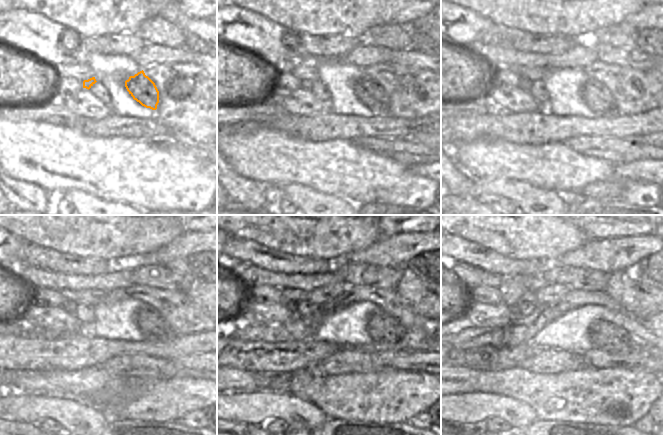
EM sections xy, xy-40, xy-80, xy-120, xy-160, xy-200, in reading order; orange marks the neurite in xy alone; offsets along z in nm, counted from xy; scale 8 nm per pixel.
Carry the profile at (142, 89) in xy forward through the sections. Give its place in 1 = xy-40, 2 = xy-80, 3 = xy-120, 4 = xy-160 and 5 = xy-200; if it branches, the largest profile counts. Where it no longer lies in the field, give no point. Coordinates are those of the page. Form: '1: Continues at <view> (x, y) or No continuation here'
1: Continues at xy-40 (373, 95)
2: Continues at xy-80 (597, 96)
3: Continues at xy-120 (155, 328)
4: Continues at xy-160 (383, 329)
5: Continues at xy-200 (605, 336).

